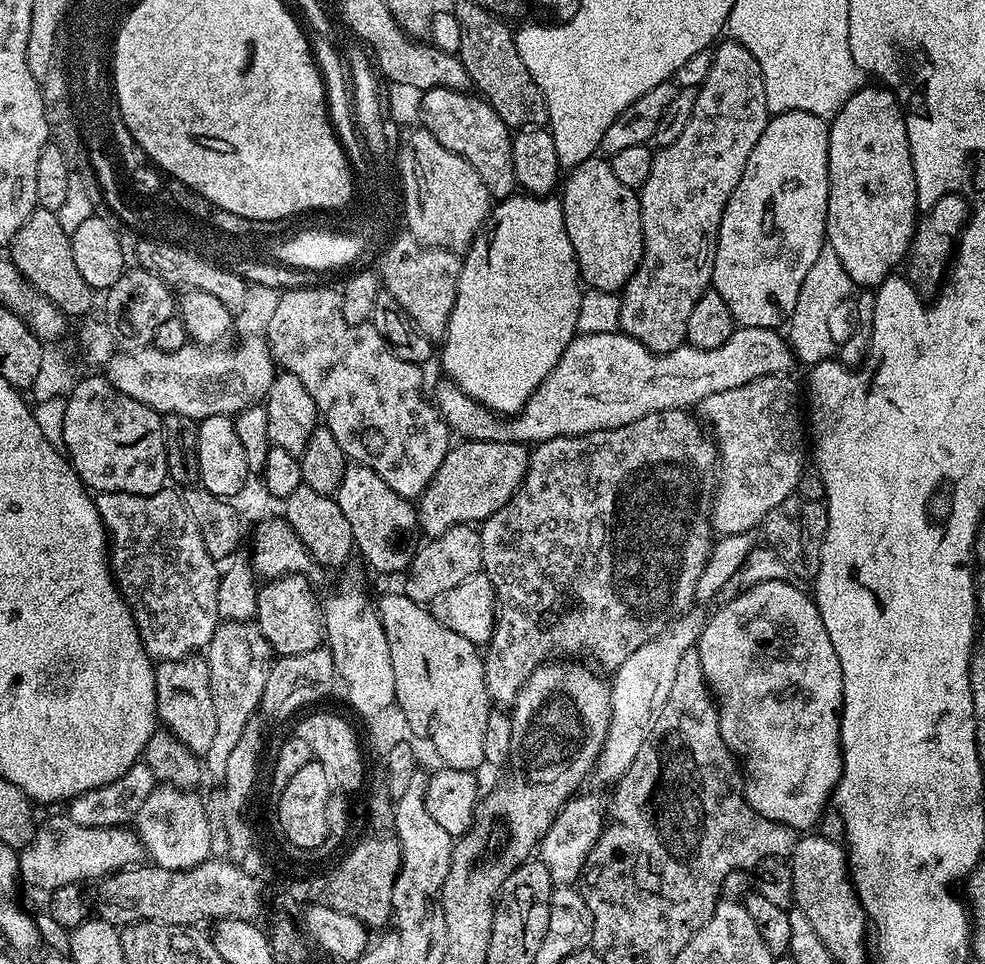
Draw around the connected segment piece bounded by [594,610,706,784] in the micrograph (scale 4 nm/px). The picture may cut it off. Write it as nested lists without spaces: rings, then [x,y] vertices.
[[[696,610],[685,612],[683,616],[679,617],[671,625],[670,630],[665,630],[660,635],[655,636],[650,642],[638,646],[638,650],[634,650],[634,654],[630,654],[630,658],[626,658],[626,662],[622,662],[622,666],[618,666],[614,670],[613,676],[616,677],[611,677],[610,680],[612,690],[610,730],[606,734],[604,749],[600,751],[600,757],[597,758],[594,769],[594,780],[597,780],[598,783],[606,784],[610,780],[612,780],[611,782],[616,782],[619,781],[621,776],[626,774],[626,770],[634,762],[638,750],[642,750],[642,742],[646,742],[657,714],[662,710],[662,706],[666,706],[666,698],[670,698],[670,690],[674,687],[674,678],[676,677],[682,654],[693,651],[697,647],[700,631],[703,630],[705,623],[705,617],[703,615],[700,617]]]

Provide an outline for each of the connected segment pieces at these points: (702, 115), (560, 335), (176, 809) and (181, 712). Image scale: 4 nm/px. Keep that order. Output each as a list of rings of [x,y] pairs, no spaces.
[[[728,38],[715,45],[710,56],[708,73],[700,84],[694,102],[694,114],[686,122],[686,130],[670,146],[653,155],[650,178],[638,189],[640,217],[644,231],[644,253],[640,265],[626,282],[620,296],[619,331],[632,336],[651,352],[672,352],[687,341],[686,322],[694,310],[694,302],[709,291],[726,202],[746,170],[750,150],[762,138],[770,119],[766,90],[762,82],[762,66],[754,62],[754,54],[736,40]]]
[[[513,194],[508,197],[507,200],[499,201],[493,207],[492,211],[488,213],[488,221],[484,224],[484,227],[481,228],[478,235],[476,235],[476,240],[467,248],[467,250],[463,253],[462,263],[460,266],[460,277],[458,278],[458,294],[454,298],[454,310],[450,314],[450,322],[448,323],[448,329],[446,330],[446,334],[444,335],[444,339],[442,341],[442,347],[444,349],[439,349],[438,352],[438,360],[440,356],[440,364],[444,367],[444,372],[449,381],[451,383],[457,384],[458,387],[464,393],[467,394],[470,398],[474,398],[477,404],[484,405],[485,408],[488,409],[489,412],[494,412],[497,414],[515,414],[521,412],[522,409],[526,406],[526,402],[533,394],[538,390],[538,386],[547,376],[550,374],[550,370],[554,370],[554,366],[558,366],[558,358],[562,358],[562,354],[566,350],[566,346],[572,341],[573,336],[577,335],[576,331],[576,323],[578,322],[578,306],[580,305],[580,294],[582,291],[582,277],[580,275],[580,267],[576,265],[576,255],[574,254],[574,246],[570,246],[570,234],[566,234],[566,222],[564,221],[564,205],[561,203],[559,199],[555,195],[549,194],[546,196],[534,196],[531,194]]]
[[[161,783],[150,798],[142,802],[142,810],[138,810],[134,821],[134,831],[140,837],[147,859],[157,868],[185,872],[211,857],[210,823],[201,797],[195,791]]]
[[[193,654],[183,660],[162,660],[156,669],[156,715],[159,723],[180,739],[190,751],[203,758],[214,742],[218,717],[214,714],[214,698],[210,698],[210,670],[207,659]]]

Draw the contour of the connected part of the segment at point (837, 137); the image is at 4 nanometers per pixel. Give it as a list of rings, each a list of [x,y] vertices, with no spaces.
[[[861,86],[857,92],[842,106],[842,110],[831,117],[828,130],[828,231],[826,233],[826,244],[838,254],[842,266],[846,266],[846,274],[850,274],[853,285],[864,290],[875,289],[882,281],[901,267],[902,261],[910,251],[913,236],[916,235],[918,223],[918,205],[916,202],[916,183],[914,182],[914,162],[910,158],[910,142],[908,131],[904,121],[904,110],[900,107],[900,101],[896,99],[896,93],[887,86],[875,86],[868,88]]]

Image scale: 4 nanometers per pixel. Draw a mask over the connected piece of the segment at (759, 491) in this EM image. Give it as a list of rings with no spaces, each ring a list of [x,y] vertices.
[[[788,374],[762,376],[758,381],[758,386],[745,386],[743,388],[719,392],[718,394],[710,394],[705,400],[700,401],[698,405],[699,419],[707,425],[710,429],[712,439],[716,441],[716,450],[718,453],[718,487],[712,501],[712,526],[721,537],[742,534],[743,532],[751,533],[755,530],[754,528],[759,529],[764,523],[766,514],[770,514],[770,510],[774,510],[774,506],[778,506],[778,502],[782,502],[787,496],[793,495],[793,493],[796,492],[800,476],[806,470],[806,464],[804,464],[804,436],[806,440],[806,424],[805,421],[804,424],[800,421],[800,388],[791,380],[792,378],[793,377]]]

